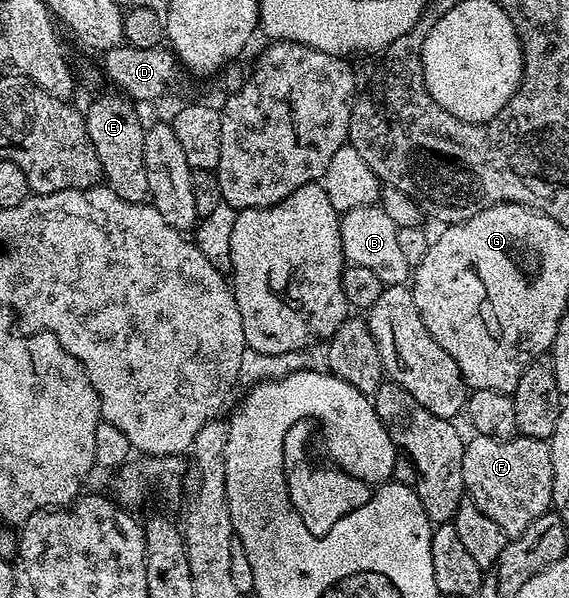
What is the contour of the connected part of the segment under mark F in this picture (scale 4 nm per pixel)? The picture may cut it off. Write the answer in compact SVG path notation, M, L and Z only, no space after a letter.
M472 434L463 444L463 490L466 498L490 517L508 537L525 533L529 525L552 510L553 461L546 439L519 435L513 439L494 439Z

